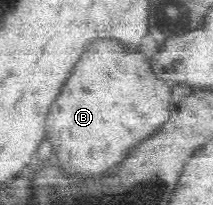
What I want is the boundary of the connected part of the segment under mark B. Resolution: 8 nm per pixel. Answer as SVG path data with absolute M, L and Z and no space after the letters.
M107 37L107 39L93 39L87 47L77 65L73 67L69 79L61 87L59 97L49 109L47 117L47 137L53 143L53 151L65 163L65 169L73 175L103 175L107 169L115 167L127 153L127 145L139 143L147 137L153 129L157 129L163 121L169 119L169 99L171 87L153 71L154 59L141 53L129 51L129 45Z

